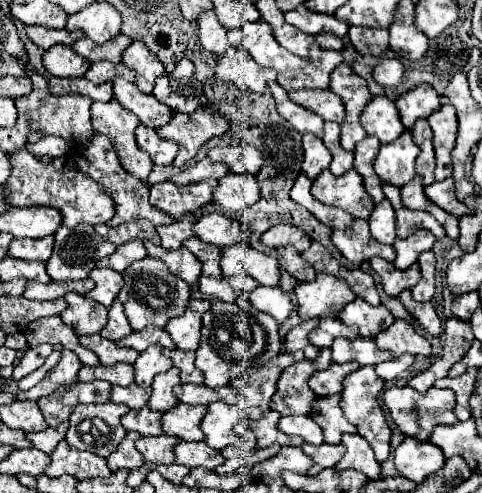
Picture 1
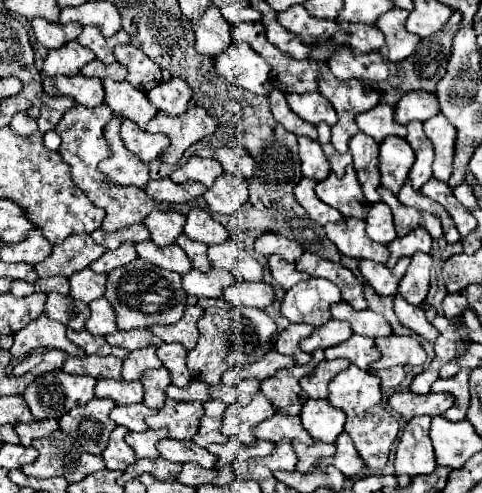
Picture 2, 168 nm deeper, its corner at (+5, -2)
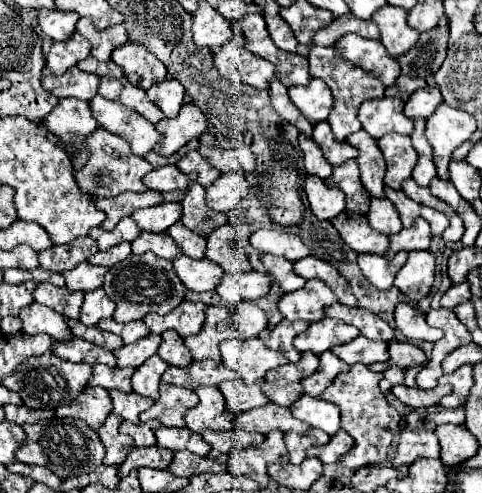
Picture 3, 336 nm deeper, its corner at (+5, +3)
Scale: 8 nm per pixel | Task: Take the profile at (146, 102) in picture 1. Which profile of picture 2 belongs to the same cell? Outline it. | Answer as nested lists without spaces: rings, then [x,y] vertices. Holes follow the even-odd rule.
[[[105,79],[105,103],[119,115],[125,119],[135,121],[141,129],[147,127],[147,123],[151,121],[151,117],[157,113],[157,107],[153,103],[149,103],[147,95],[141,93],[139,89],[135,89],[133,85],[129,85],[127,81],[113,81],[113,79]]]

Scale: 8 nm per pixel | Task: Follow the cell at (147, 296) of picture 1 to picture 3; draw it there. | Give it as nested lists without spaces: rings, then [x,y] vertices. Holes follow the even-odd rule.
[[[145,252],[143,256],[131,254],[123,262],[109,268],[109,272],[105,274],[103,288],[107,290],[109,298],[117,304],[117,308],[113,312],[113,318],[117,322],[143,320],[143,316],[149,314],[149,312],[167,314],[179,302],[183,302],[183,294],[185,294],[185,286],[181,284],[181,280],[173,272],[171,262],[155,256],[153,252]]]

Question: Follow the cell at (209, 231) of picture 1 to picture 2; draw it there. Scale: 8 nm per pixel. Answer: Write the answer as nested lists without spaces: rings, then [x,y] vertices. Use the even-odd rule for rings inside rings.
[[[199,207],[189,211],[187,221],[185,221],[185,233],[193,241],[203,241],[207,245],[223,243],[229,239],[227,229],[221,223],[217,223],[207,211],[203,211]]]

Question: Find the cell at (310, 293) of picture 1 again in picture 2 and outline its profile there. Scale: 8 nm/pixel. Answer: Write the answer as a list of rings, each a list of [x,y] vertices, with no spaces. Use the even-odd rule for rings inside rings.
[[[307,279],[287,291],[281,313],[291,323],[307,323],[313,327],[325,325],[331,319],[329,307],[341,301],[341,291],[327,279]]]

